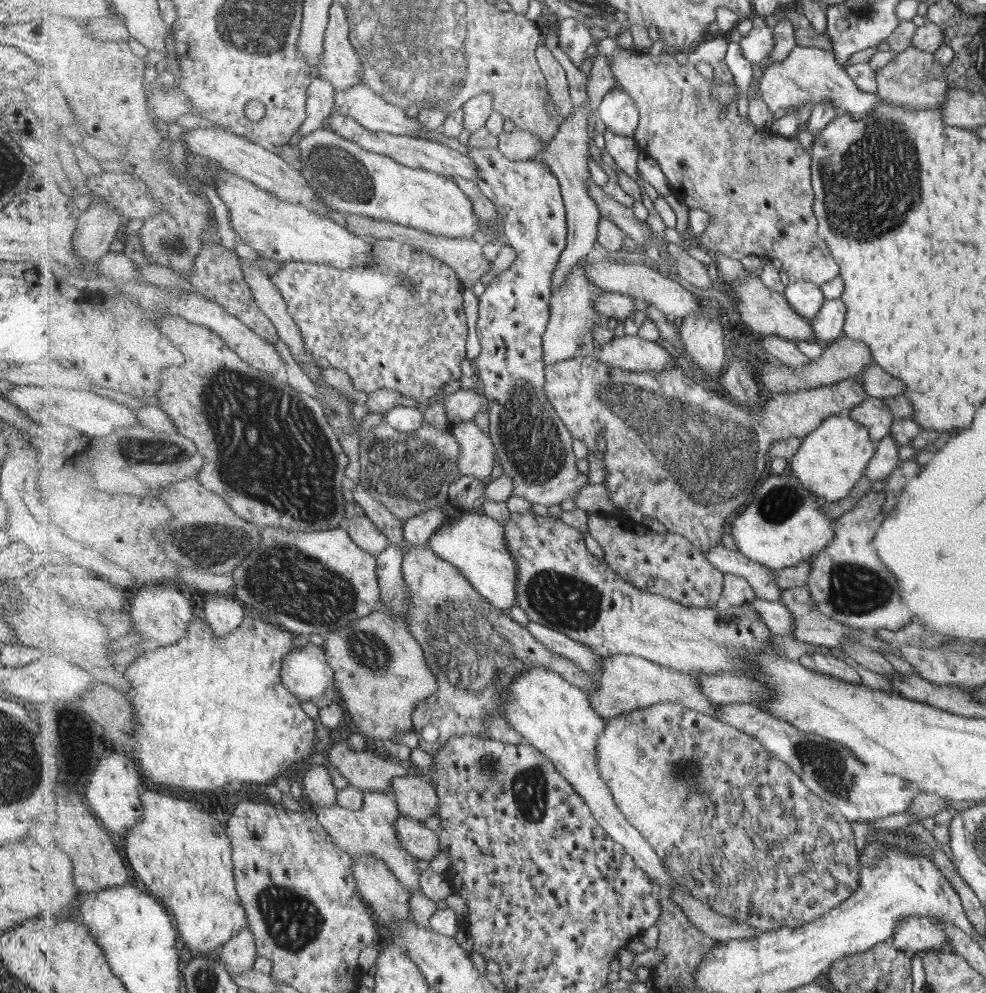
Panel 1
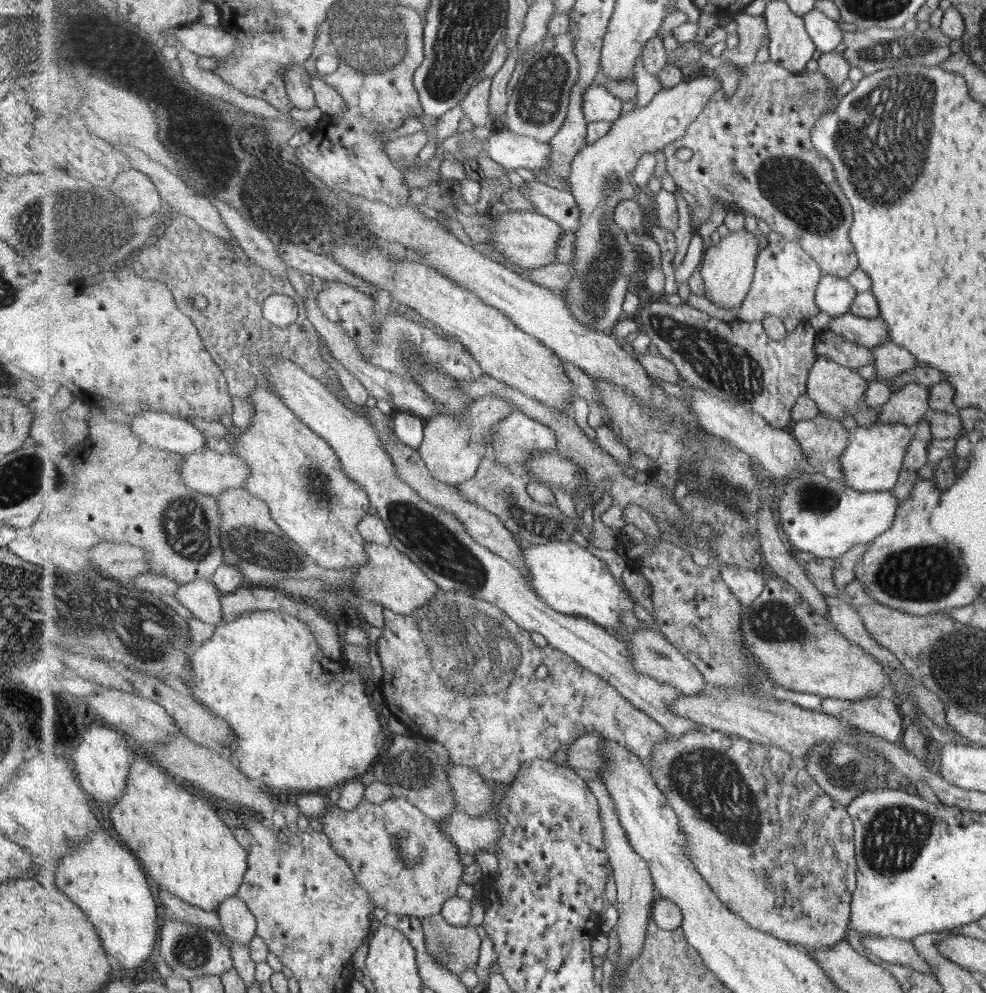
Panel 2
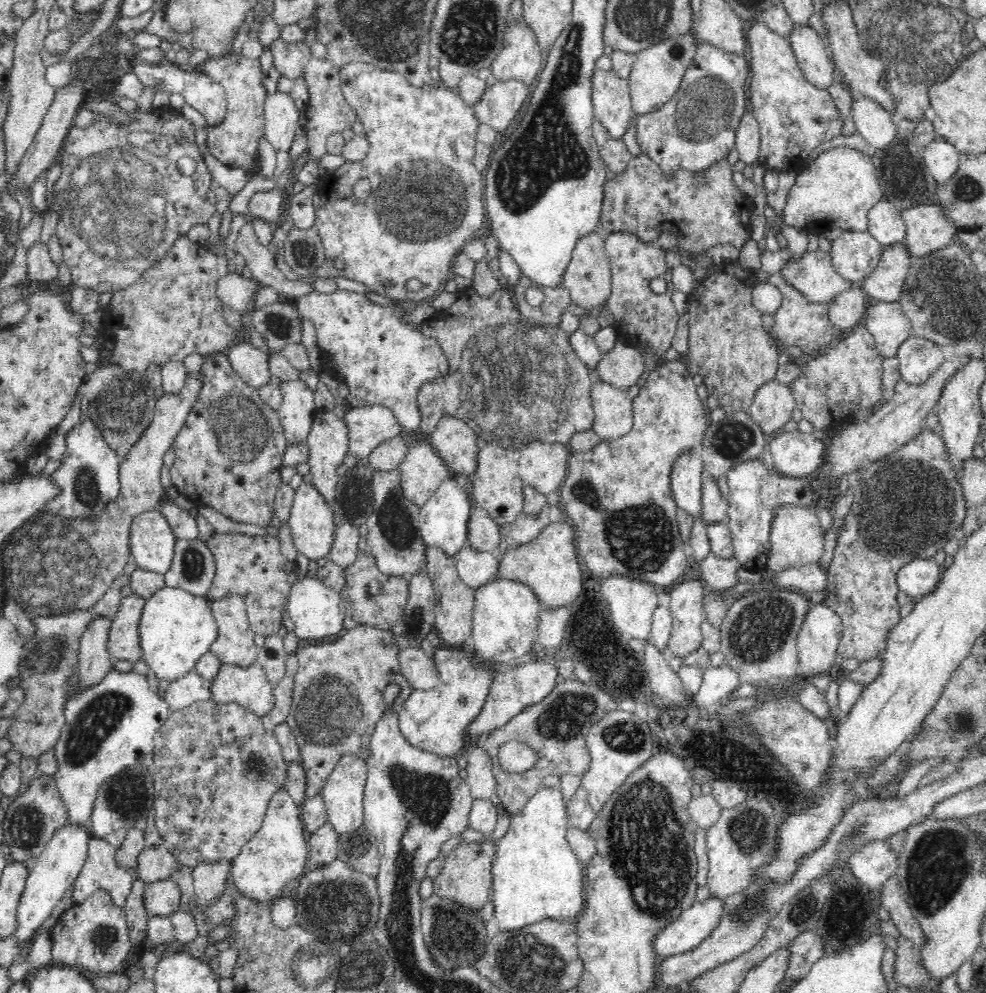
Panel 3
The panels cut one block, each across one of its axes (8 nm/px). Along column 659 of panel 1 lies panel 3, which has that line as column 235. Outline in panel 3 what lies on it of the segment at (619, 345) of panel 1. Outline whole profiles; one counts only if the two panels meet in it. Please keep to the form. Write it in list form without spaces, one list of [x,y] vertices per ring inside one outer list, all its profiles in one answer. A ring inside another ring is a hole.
[[[247,339],[228,347],[225,354],[236,374],[248,385],[260,389],[269,383],[272,375],[268,368],[269,355],[248,343]]]

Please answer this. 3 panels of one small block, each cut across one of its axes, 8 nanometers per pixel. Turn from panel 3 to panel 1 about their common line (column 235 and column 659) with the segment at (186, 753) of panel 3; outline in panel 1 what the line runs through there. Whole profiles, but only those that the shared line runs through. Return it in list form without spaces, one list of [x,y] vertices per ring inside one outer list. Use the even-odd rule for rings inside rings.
[[[669,702],[659,703],[646,709],[635,709],[613,717],[607,720],[607,728],[599,737],[599,774],[603,776],[607,786],[610,786],[615,802],[618,803],[623,814],[633,826],[638,828],[639,833],[647,839],[647,842],[655,846],[655,850],[663,858],[667,868],[687,884],[695,898],[711,906],[715,912],[750,924],[763,933],[782,927],[802,927],[829,913],[859,888],[860,864],[857,856],[860,855],[855,844],[855,834],[851,830],[851,822],[847,816],[845,814],[841,816],[841,812],[835,814],[829,800],[827,800],[827,808],[823,808],[825,800],[821,800],[821,796],[817,796],[817,793],[811,792],[788,763],[771,753],[758,739],[715,716],[700,713],[681,703]]]

